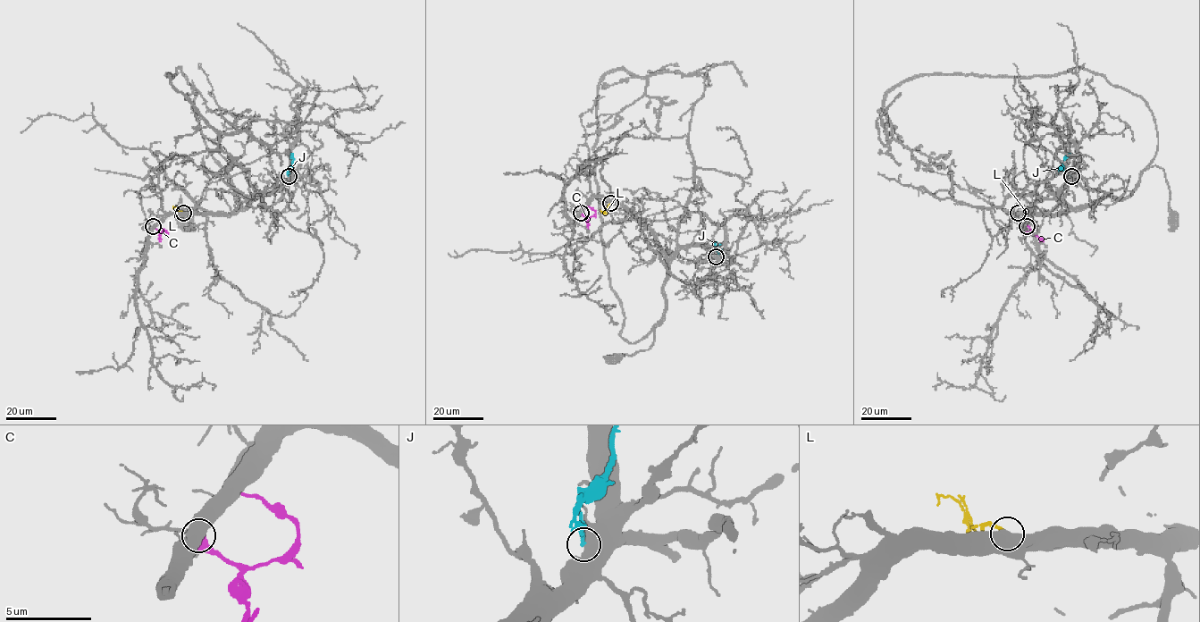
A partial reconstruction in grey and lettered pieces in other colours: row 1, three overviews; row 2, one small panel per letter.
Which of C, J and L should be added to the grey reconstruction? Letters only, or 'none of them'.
L

